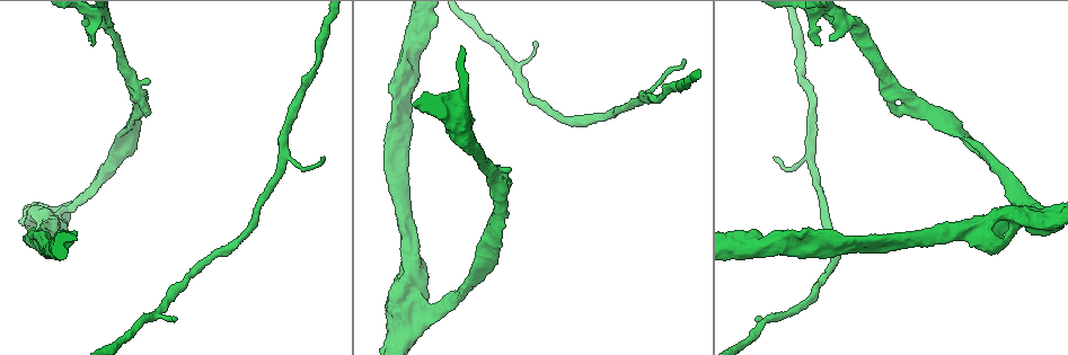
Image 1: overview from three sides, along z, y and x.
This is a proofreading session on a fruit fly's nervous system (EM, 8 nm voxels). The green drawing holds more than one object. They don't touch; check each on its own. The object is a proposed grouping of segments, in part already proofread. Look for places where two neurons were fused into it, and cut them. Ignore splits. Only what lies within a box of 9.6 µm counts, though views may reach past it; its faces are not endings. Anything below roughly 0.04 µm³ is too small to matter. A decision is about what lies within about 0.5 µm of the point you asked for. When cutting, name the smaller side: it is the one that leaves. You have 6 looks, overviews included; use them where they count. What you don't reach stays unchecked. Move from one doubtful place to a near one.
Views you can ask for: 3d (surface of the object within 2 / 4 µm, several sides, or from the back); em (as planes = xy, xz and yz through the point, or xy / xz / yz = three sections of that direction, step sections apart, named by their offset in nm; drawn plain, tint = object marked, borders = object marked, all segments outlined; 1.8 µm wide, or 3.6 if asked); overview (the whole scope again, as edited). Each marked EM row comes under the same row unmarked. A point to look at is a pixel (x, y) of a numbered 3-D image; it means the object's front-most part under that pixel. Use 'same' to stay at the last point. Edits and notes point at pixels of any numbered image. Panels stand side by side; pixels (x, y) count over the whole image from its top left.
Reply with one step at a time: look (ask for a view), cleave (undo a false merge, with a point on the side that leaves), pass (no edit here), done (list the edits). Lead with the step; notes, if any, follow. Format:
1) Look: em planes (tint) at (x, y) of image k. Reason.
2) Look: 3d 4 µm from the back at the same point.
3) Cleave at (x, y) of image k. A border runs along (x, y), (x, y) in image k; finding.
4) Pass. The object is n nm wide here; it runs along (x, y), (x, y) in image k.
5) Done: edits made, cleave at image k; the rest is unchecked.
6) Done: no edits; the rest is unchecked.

Look: 3d 2 µm at (465, 137) of image 1. Three arms meet.

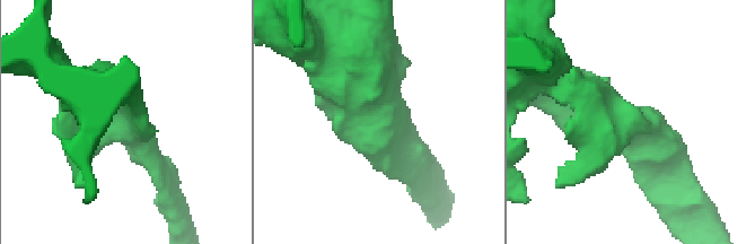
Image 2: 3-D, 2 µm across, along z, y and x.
Look: em xy step 16 (tint) at (128, 125) of image 2. Now the EM.

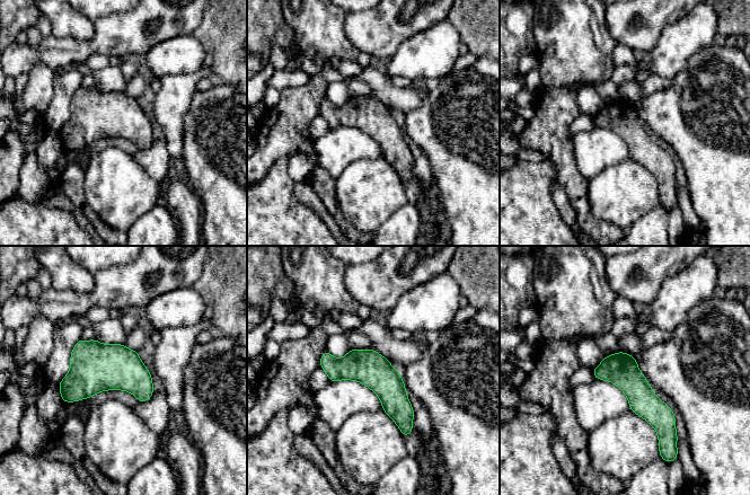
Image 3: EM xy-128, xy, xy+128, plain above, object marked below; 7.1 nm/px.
Pass. It runs along (324, 356), (362, 368), (408, 430) in image 3; continuous, no second neuron.

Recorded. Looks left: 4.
Look: em planes (tint) at (729, 243) of image 1.

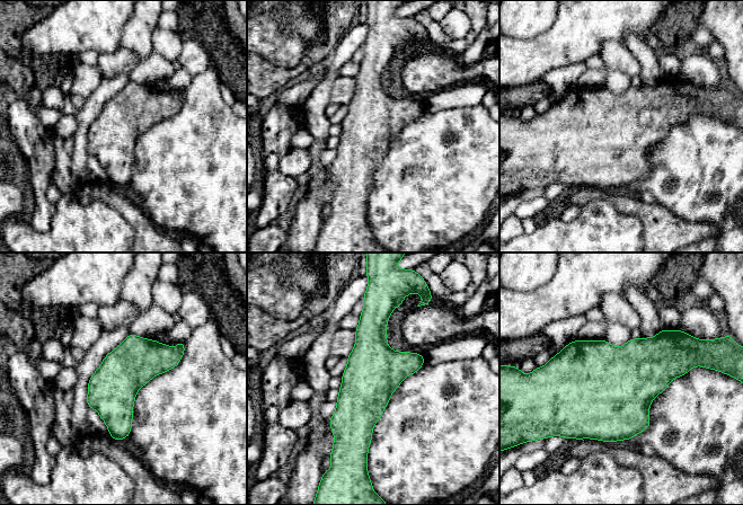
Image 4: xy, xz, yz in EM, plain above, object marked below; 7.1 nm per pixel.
Pass. Continuous, no second neuron.

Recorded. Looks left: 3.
Look: 3d 4 µm at (836, 247) of image 1. Arms part here.

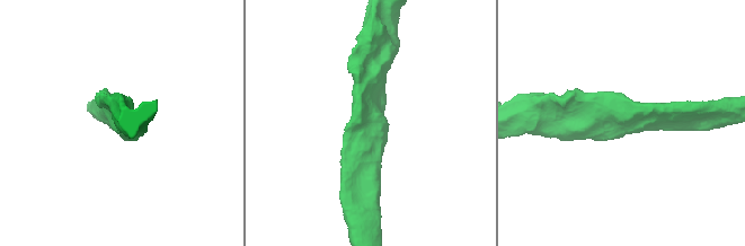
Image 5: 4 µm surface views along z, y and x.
Look: em planes (tint) at (370, 121) of image 5. Now the EM.

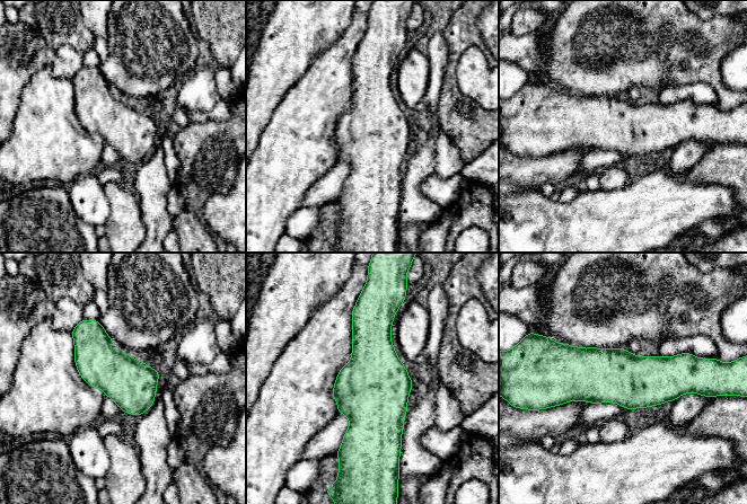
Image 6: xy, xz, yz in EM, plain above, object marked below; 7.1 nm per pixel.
Pass. One neuron here.

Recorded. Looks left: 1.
Done: no edits; the rest is unchecked.

